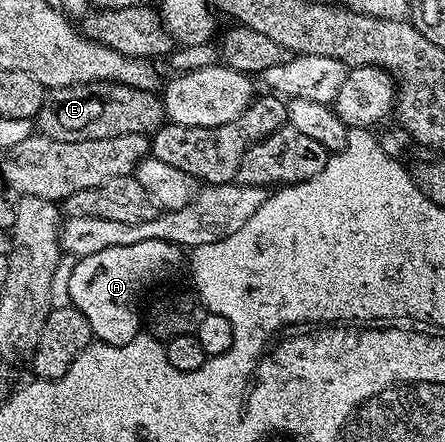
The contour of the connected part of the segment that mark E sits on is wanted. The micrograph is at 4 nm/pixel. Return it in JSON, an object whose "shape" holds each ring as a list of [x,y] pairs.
{"shape":[[[92,81],[86,85],[68,85],[67,87],[48,90],[36,115],[35,125],[40,136],[50,137],[53,141],[75,143],[76,141],[111,139],[112,137],[131,135],[132,133],[152,135],[162,125],[166,124],[166,121],[165,106],[162,98],[156,92],[127,87],[114,81]]]}

